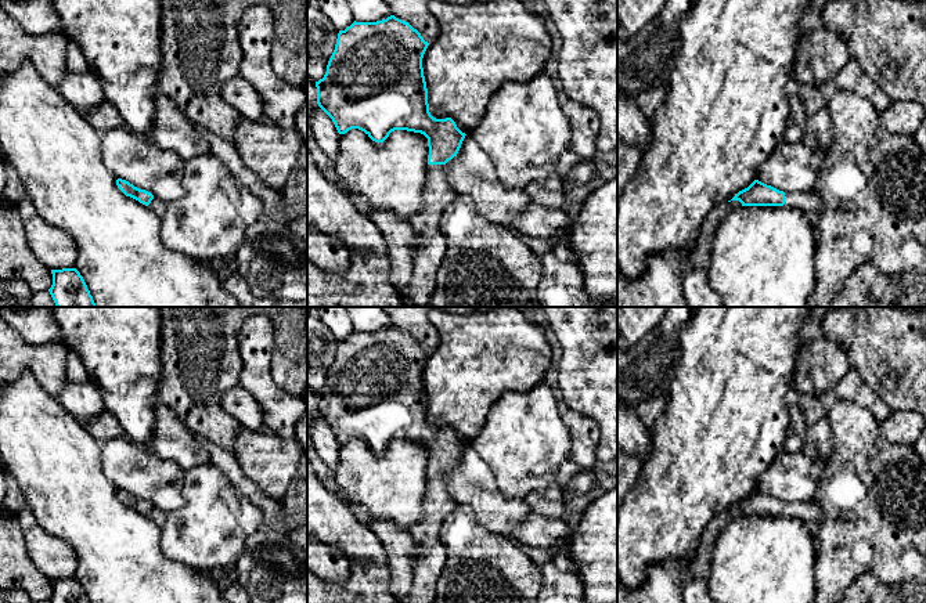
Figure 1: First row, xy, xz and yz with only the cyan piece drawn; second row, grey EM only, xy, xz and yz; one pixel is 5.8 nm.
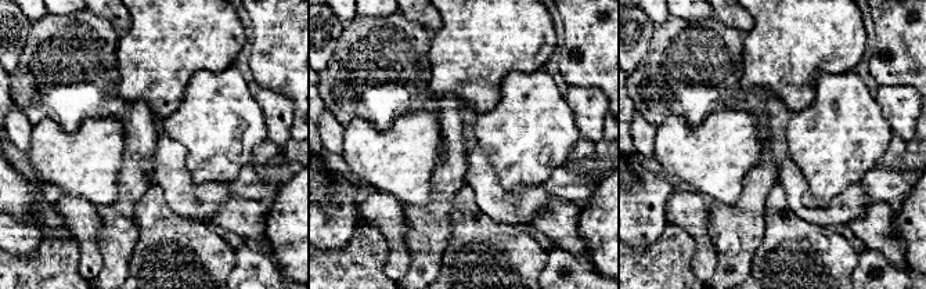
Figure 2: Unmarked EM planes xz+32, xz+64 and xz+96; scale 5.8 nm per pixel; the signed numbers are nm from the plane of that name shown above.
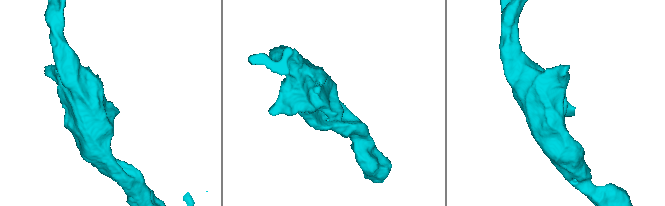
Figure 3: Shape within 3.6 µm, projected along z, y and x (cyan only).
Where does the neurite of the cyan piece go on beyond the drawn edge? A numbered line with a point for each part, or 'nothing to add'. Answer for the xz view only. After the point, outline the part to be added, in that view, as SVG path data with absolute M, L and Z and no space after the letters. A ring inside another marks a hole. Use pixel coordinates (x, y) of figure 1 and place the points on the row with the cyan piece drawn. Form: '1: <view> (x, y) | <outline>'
1: xz (438, 195) | M429 165L424 206L407 219L417 234L417 245L411 260L412 275L400 292L412 307L424 307L437 285L437 271L447 249L443 213L457 198L444 174L444 165Z

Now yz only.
1: yz (810, 202) | M815 187L811 192L785 192L785 207L796 207L803 212L818 214L822 207L822 196Z

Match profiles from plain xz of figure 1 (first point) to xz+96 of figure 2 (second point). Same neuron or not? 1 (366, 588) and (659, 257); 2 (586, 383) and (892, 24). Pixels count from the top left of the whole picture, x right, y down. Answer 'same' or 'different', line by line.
1: same
2: same

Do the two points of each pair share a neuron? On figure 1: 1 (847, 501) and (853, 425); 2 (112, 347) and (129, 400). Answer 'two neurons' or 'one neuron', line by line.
1: one neuron
2: one neuron

